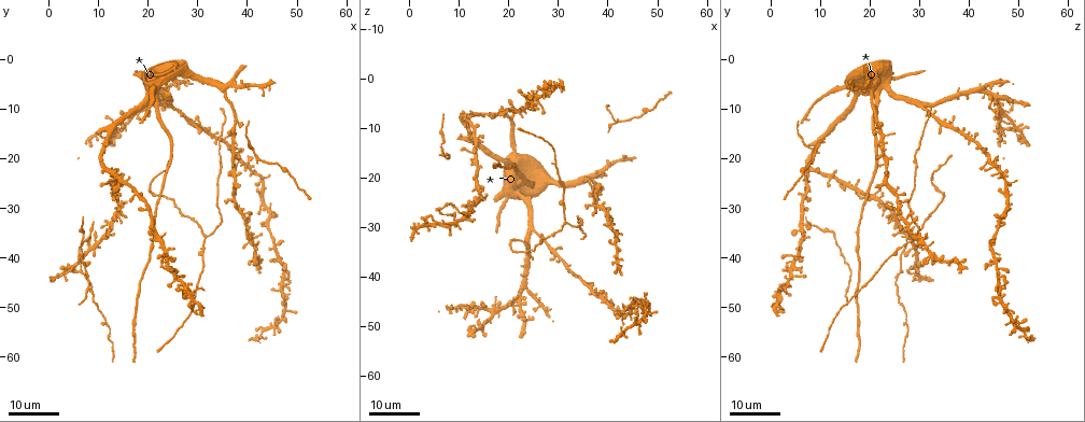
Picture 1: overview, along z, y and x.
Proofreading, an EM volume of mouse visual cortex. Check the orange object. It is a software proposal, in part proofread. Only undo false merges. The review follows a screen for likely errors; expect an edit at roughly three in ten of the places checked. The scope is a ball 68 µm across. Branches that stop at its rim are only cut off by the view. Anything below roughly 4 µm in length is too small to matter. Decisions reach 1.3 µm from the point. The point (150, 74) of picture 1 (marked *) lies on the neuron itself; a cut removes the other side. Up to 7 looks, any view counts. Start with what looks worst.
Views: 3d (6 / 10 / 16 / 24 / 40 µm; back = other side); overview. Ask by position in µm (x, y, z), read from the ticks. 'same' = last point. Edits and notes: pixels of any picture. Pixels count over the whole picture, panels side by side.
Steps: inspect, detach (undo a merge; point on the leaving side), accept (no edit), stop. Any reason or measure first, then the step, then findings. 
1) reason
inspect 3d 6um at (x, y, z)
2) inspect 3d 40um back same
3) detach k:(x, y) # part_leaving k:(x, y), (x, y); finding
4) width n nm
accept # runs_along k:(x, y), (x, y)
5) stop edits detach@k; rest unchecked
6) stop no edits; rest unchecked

arms part here
inspect 3d 16um at (41.5, 18.5, 9.0)

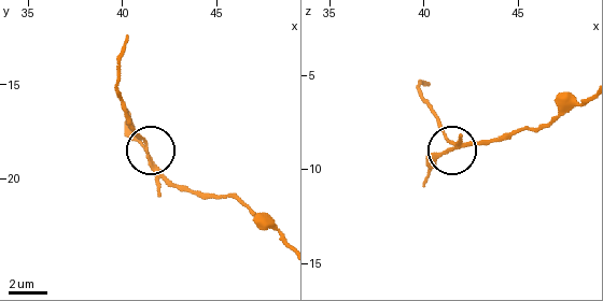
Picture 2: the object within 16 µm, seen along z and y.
closer look
inspect 3d 6um same

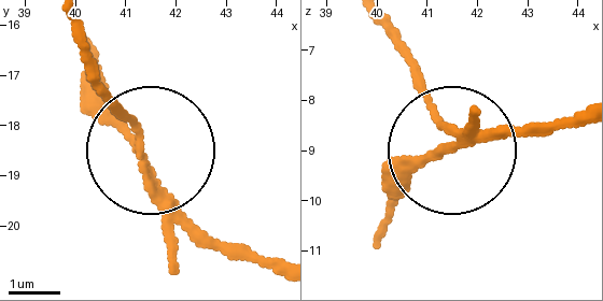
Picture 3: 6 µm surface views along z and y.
arms 3
detach 3:(139, 137) # part_leaving 3:(168, 206), (79, 18); two neurons meet here

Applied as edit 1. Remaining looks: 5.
inspect overview

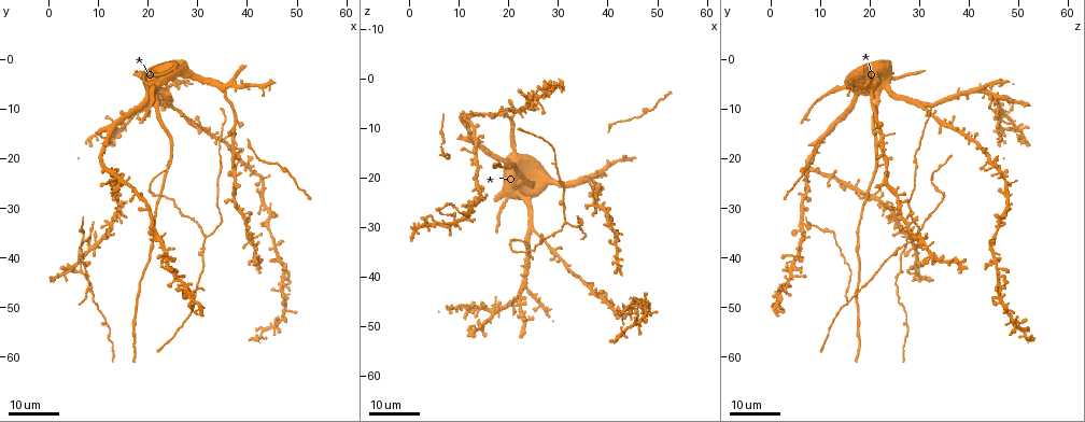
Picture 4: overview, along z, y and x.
arms part here
inspect 3d 24um at (6.0, 43.0, 26.0)

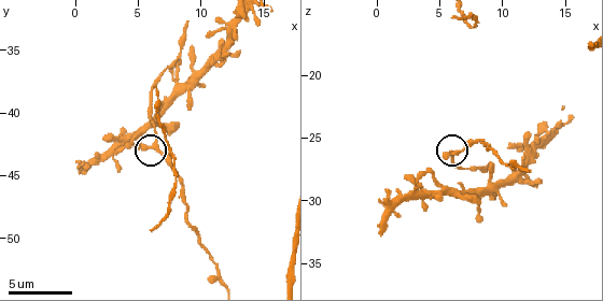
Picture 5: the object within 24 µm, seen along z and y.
zoom in
inspect 3d 10um at (6.2, 42.8, 26.2)

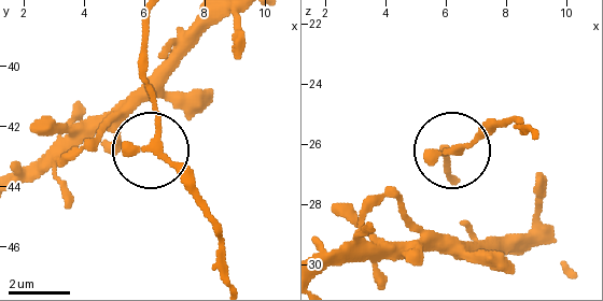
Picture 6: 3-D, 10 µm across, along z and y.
width 190 nm
accept # runs_along 6:(214, 17), (98, 135), (144, 148), (153, 141), (144, 43); all the same neuron

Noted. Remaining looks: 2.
branch point
inspect 3d 16um at (31.5, 35.5, 29.0)

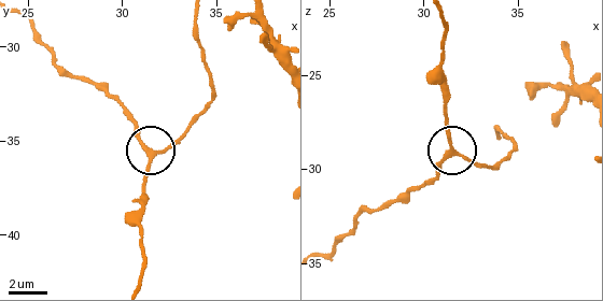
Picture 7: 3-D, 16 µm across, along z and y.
inspect 3d 6um at (31.5, 35.7, 29.0)

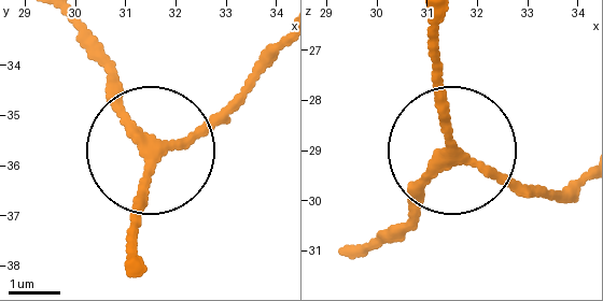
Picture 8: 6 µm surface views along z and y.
width 190 nm
accept # continuous, no second neuron

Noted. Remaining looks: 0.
stop edits detach@3; rest unchecked

